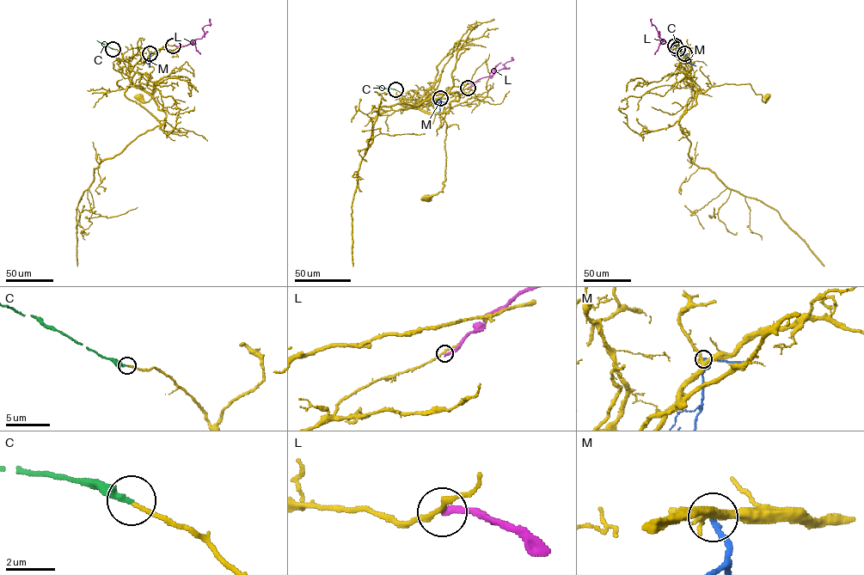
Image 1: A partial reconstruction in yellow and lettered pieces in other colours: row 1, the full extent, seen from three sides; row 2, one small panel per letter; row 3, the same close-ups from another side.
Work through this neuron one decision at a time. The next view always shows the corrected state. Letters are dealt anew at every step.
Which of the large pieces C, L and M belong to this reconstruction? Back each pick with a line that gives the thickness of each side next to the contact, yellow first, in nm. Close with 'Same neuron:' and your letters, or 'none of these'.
C: Thickness 150 nm (yellow) against 280 nm
Same neuron: C

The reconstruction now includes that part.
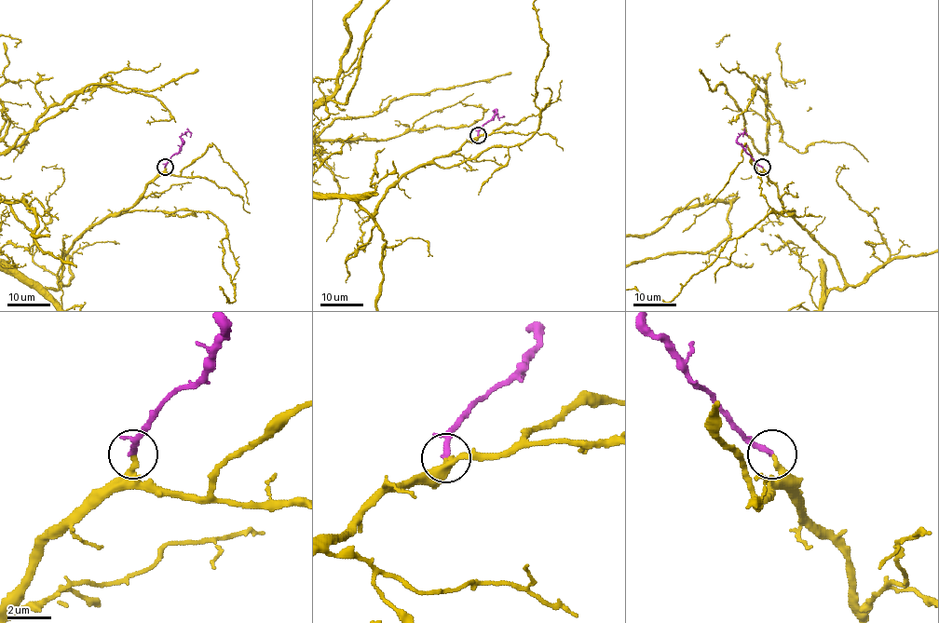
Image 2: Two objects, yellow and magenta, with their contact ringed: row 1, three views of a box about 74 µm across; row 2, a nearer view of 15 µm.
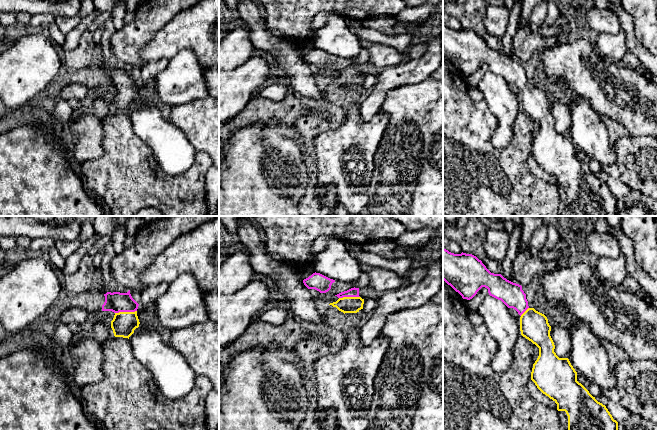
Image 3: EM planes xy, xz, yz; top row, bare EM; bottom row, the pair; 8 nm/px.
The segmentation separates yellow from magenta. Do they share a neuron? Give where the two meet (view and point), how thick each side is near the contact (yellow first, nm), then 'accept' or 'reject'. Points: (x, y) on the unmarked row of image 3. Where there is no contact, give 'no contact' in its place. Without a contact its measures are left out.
xy (125, 88) | 190/160 nm | accept

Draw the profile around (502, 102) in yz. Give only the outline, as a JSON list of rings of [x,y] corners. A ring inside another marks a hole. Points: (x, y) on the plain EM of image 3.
[[[489,70],[475,88],[483,93],[490,112],[498,120],[490,139],[491,146],[498,150],[504,149],[513,137],[513,124],[521,111],[520,98],[510,90],[509,84],[501,76]]]

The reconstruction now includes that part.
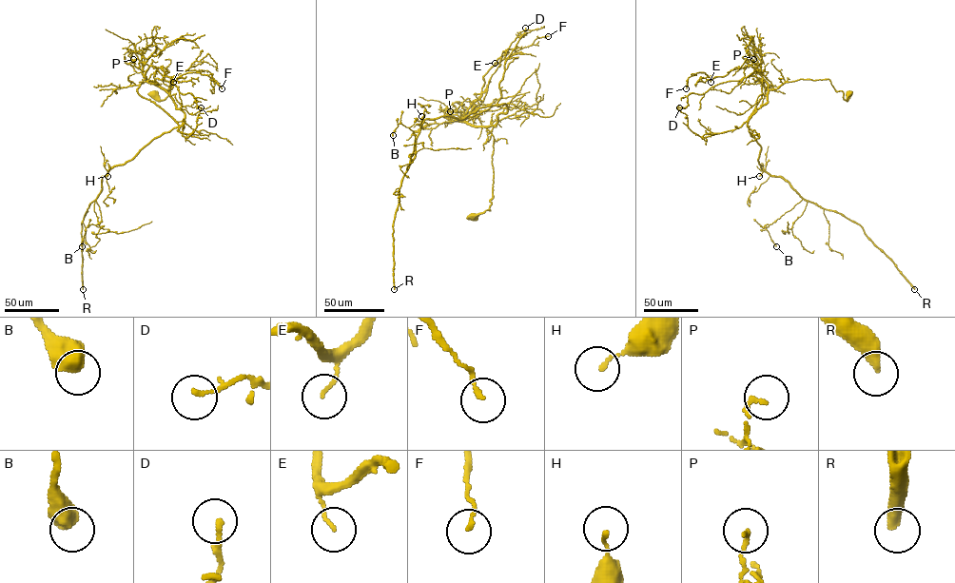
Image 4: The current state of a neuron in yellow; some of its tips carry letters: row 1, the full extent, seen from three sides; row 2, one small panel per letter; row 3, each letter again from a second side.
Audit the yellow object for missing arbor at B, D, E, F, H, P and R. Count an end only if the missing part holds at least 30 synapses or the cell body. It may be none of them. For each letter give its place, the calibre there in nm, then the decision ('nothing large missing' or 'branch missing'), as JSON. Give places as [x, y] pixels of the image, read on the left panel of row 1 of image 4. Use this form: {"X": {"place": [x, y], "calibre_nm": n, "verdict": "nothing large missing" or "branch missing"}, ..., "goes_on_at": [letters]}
{"B": {"place": [82, 246], "calibre_nm": 700, "verdict": "nothing large missing"}, "D": {"place": [201, 107], "calibre_nm": 170, "verdict": "nothing large missing"}, "E": {"place": [173, 82], "calibre_nm": 90, "verdict": "nothing large missing"}, "F": {"place": [222, 88], "calibre_nm": 120, "verdict": "nothing large missing"}, "H": {"place": [107, 176], "calibre_nm": 110, "verdict": "nothing large missing"}, "P": {"place": [133, 59], "calibre_nm": 120, "verdict": "nothing large missing"}, "R": {"place": [83, 289], "calibre_nm": 400, "verdict": "branch missing"}, "goes_on_at": ["R"]}

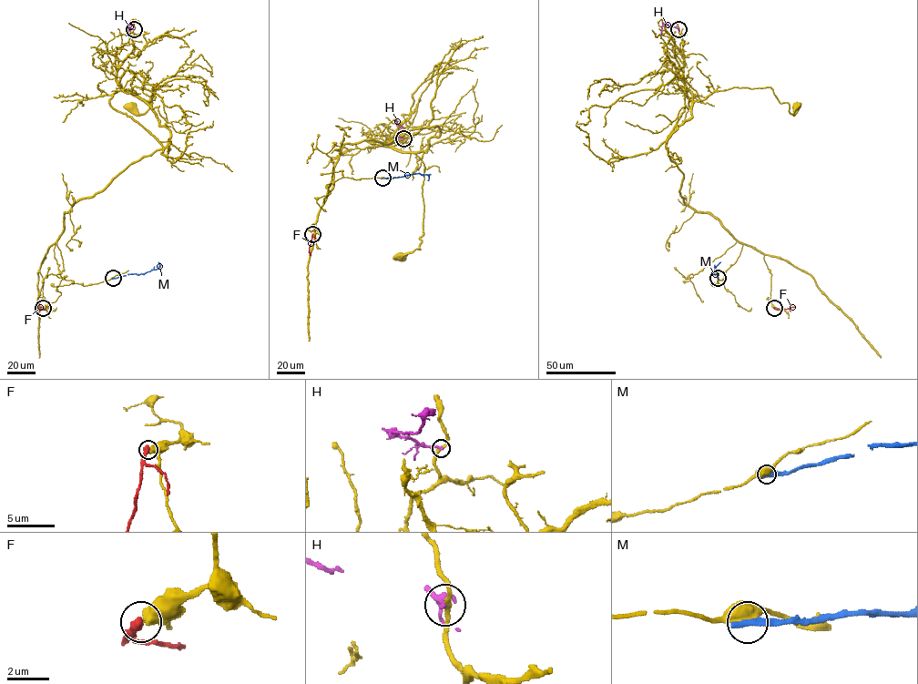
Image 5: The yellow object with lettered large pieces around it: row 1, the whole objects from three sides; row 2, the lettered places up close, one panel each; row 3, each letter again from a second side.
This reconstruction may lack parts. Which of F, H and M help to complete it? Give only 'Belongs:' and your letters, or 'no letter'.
Belongs: no letter

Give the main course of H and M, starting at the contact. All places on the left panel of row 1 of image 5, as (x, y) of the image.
H: (134, 29), (127, 26), (131, 25), (127, 25), (128, 33), (125, 35)
M: (113, 278), (157, 270), (158, 262)

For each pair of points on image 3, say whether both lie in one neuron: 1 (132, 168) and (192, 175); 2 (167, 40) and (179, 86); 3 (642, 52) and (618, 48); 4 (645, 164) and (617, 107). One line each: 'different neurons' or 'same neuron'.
1: same neuron
2: different neurons
3: different neurons
4: different neurons

